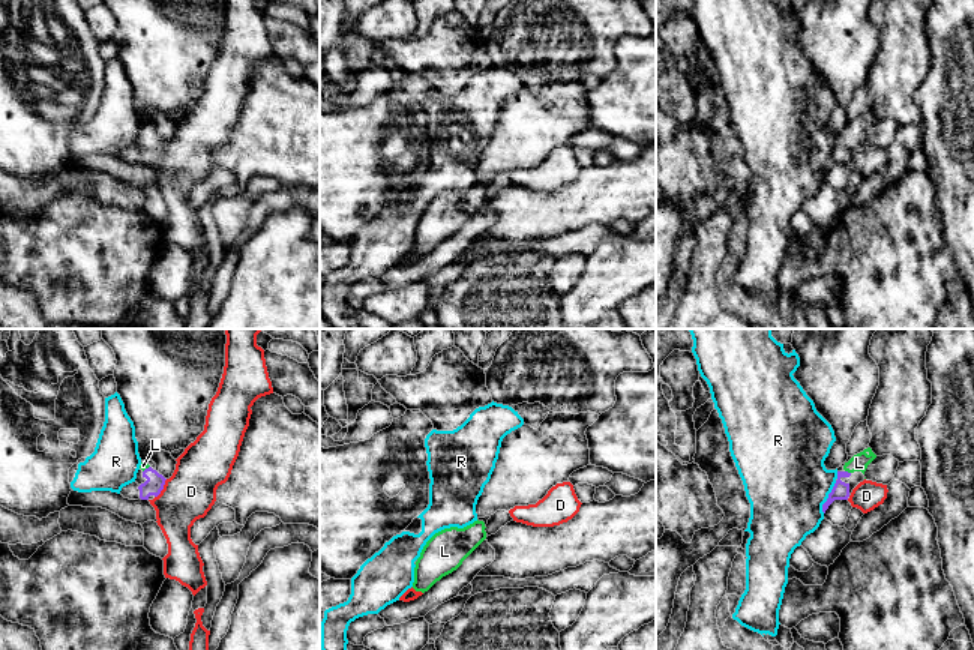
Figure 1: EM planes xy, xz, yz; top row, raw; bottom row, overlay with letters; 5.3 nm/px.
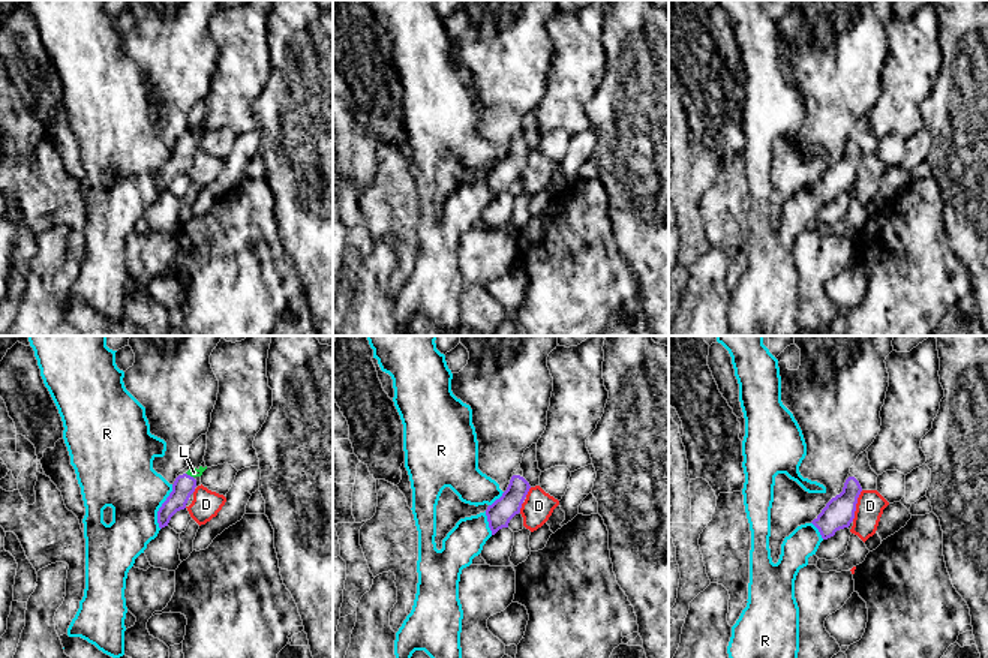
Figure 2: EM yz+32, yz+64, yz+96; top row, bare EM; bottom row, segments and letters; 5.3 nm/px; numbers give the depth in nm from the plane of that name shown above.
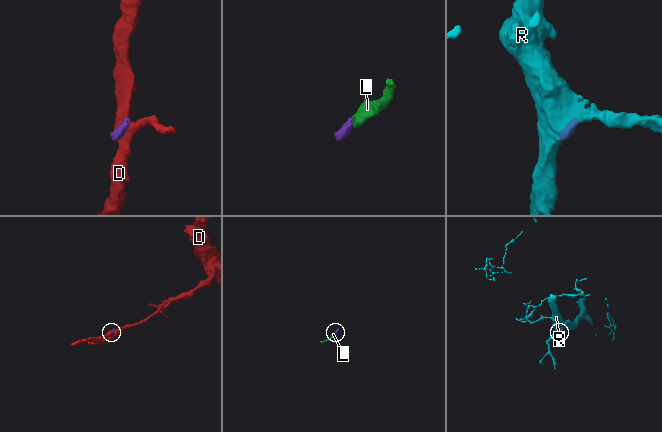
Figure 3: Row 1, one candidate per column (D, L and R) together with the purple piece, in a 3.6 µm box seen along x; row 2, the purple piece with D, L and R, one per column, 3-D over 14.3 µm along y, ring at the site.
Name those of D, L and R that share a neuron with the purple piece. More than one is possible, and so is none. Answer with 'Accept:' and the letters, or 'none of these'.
Accept: L

